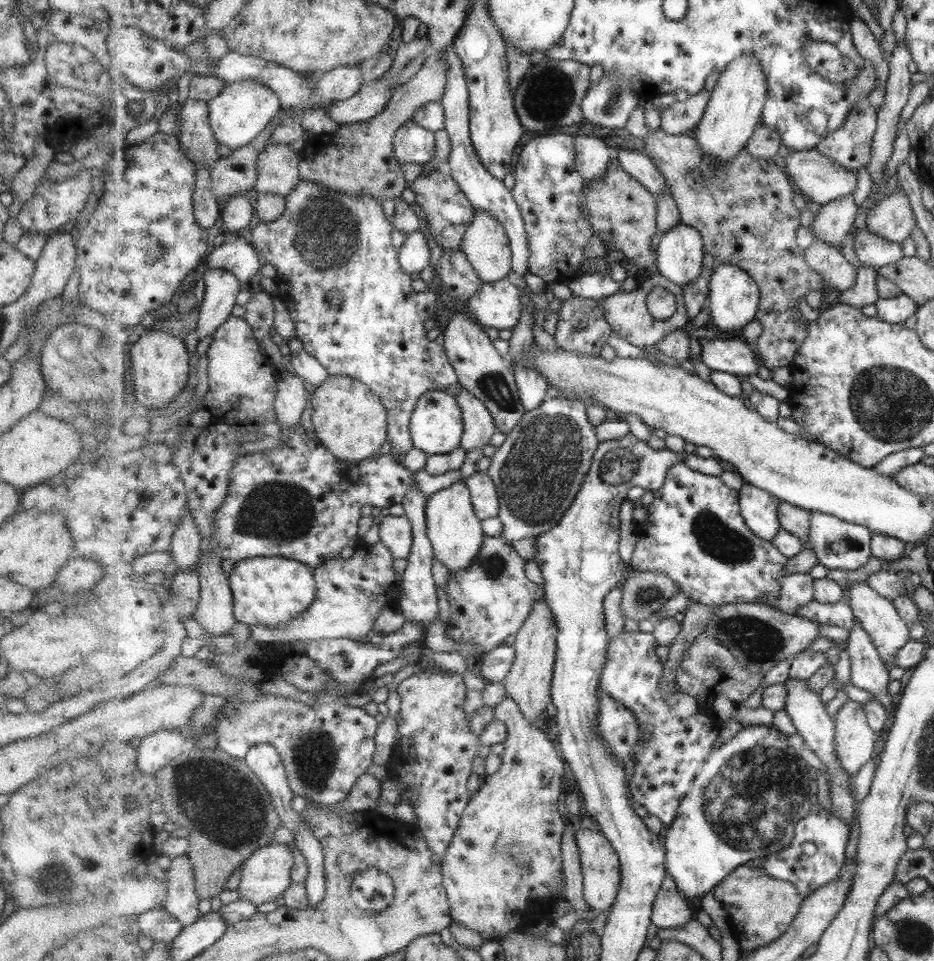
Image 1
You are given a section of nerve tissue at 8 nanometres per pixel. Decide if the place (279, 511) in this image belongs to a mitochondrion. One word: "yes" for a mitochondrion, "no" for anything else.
yes

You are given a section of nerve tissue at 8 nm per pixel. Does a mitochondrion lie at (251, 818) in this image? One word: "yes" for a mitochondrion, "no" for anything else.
yes

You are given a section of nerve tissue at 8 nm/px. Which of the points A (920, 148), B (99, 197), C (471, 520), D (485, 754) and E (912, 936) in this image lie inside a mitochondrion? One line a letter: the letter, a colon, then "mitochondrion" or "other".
A: other
B: other
C: other
D: other
E: mitochondrion

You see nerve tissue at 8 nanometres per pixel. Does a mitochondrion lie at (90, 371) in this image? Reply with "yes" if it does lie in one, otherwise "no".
yes

